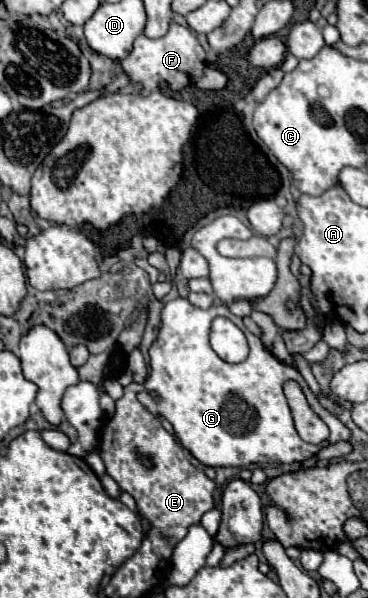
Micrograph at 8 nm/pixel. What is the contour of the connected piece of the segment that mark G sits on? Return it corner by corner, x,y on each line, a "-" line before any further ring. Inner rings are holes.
175,298
167,302
161,312
159,334
149,348
149,376
143,386
155,388
159,400
153,400
147,390
139,392
137,400
153,416
163,416
169,420
183,448
187,448
205,466
243,468
255,462
293,464
315,456
319,450
335,442
351,438
351,430
319,404
319,398
307,386
299,370
275,358
265,348
261,338
253,336
245,328
243,320
231,314
225,304
203,310
193,306
187,298
-
217,316
229,318
245,332
251,352
241,364
229,364
221,360
209,346
209,328
-
291,378
301,384
311,408
331,430
331,436
319,446
307,444
295,430
293,416
283,394
283,382

